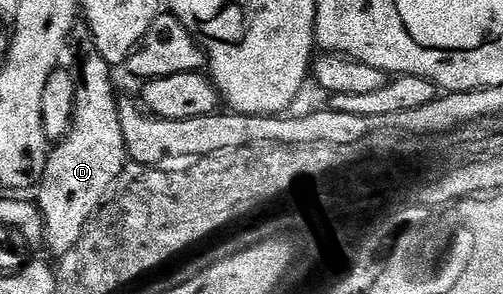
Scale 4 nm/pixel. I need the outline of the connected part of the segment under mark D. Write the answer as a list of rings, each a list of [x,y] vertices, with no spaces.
[[[77,23],[70,31],[68,49],[76,52],[72,126],[61,141],[51,146],[44,174],[39,179],[37,193],[34,193],[34,200],[44,217],[43,244],[48,245],[55,255],[70,251],[70,247],[78,243],[114,179],[118,179],[124,166],[129,164],[126,139],[122,139],[122,123],[118,119],[120,101],[112,86],[114,69],[102,59],[87,23]]]

